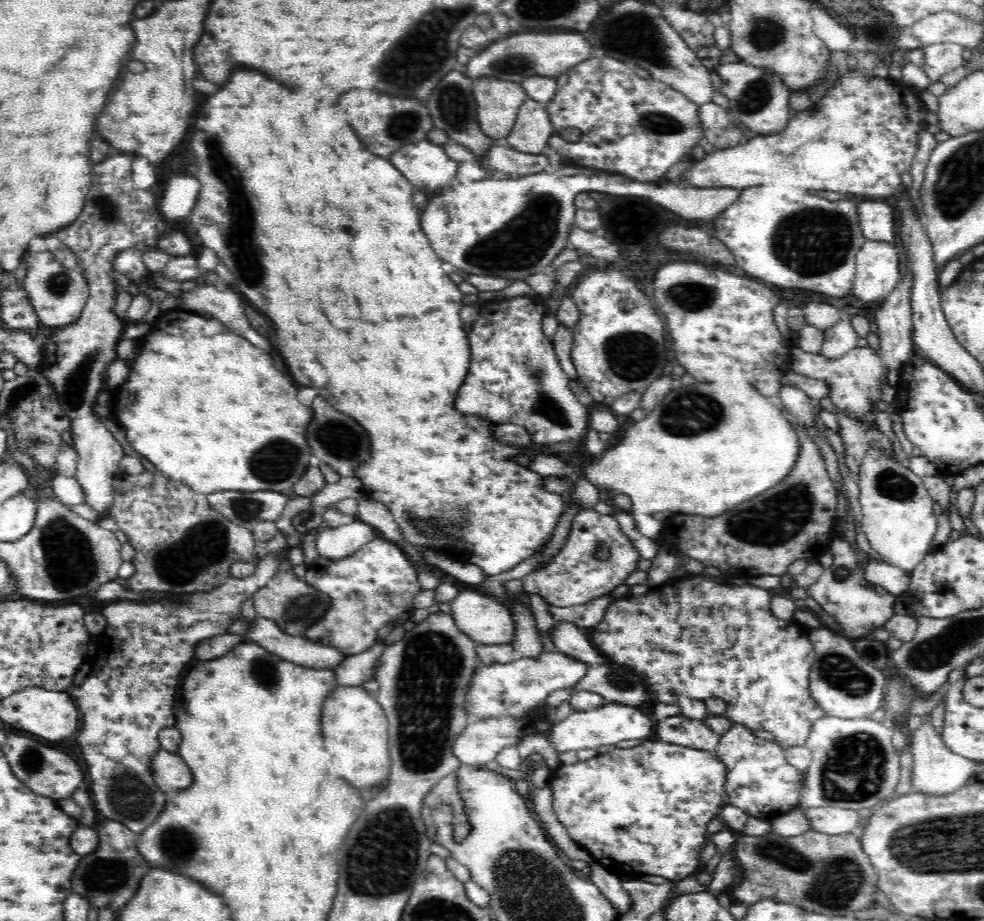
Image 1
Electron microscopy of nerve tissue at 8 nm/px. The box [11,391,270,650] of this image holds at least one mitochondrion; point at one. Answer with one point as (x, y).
(67, 553)

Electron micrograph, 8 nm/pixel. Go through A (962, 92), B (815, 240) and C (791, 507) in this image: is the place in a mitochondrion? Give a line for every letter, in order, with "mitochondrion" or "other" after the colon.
A: other
B: mitochondrion
C: mitochondrion

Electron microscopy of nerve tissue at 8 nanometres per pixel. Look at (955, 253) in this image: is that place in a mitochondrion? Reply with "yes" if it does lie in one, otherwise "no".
no

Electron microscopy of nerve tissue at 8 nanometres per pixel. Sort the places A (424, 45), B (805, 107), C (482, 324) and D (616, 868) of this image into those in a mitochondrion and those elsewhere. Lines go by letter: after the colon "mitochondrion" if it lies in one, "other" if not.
A: mitochondrion
B: other
C: other
D: other

